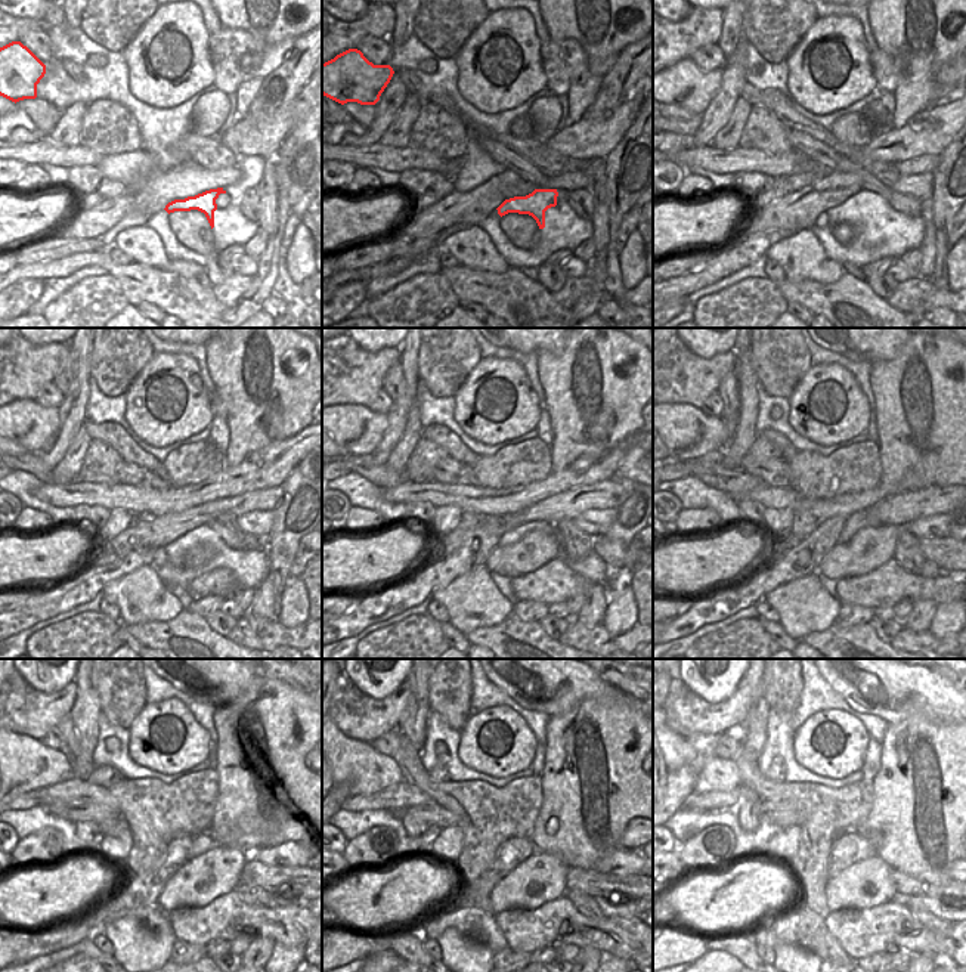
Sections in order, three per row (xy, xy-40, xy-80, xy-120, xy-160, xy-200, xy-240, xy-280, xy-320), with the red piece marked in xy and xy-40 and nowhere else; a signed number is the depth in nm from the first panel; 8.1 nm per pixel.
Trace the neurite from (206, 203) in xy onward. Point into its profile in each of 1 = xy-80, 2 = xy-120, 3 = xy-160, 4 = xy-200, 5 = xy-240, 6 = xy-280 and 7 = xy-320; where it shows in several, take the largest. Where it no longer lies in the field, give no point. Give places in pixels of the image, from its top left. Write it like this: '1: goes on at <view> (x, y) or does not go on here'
1: goes on at xy-80 (860, 210)
2: goes on at xy-120 (195, 547)
3: goes on at xy-160 (536, 545)
4: goes on at xy-200 (870, 542)
5: goes on at xy-240 (219, 867)
6: goes on at xy-280 (541, 870)
7: goes on at xy-320 (861, 878)

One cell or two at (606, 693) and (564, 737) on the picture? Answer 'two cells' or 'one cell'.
two cells

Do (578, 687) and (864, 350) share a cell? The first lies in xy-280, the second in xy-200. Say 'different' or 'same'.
same

